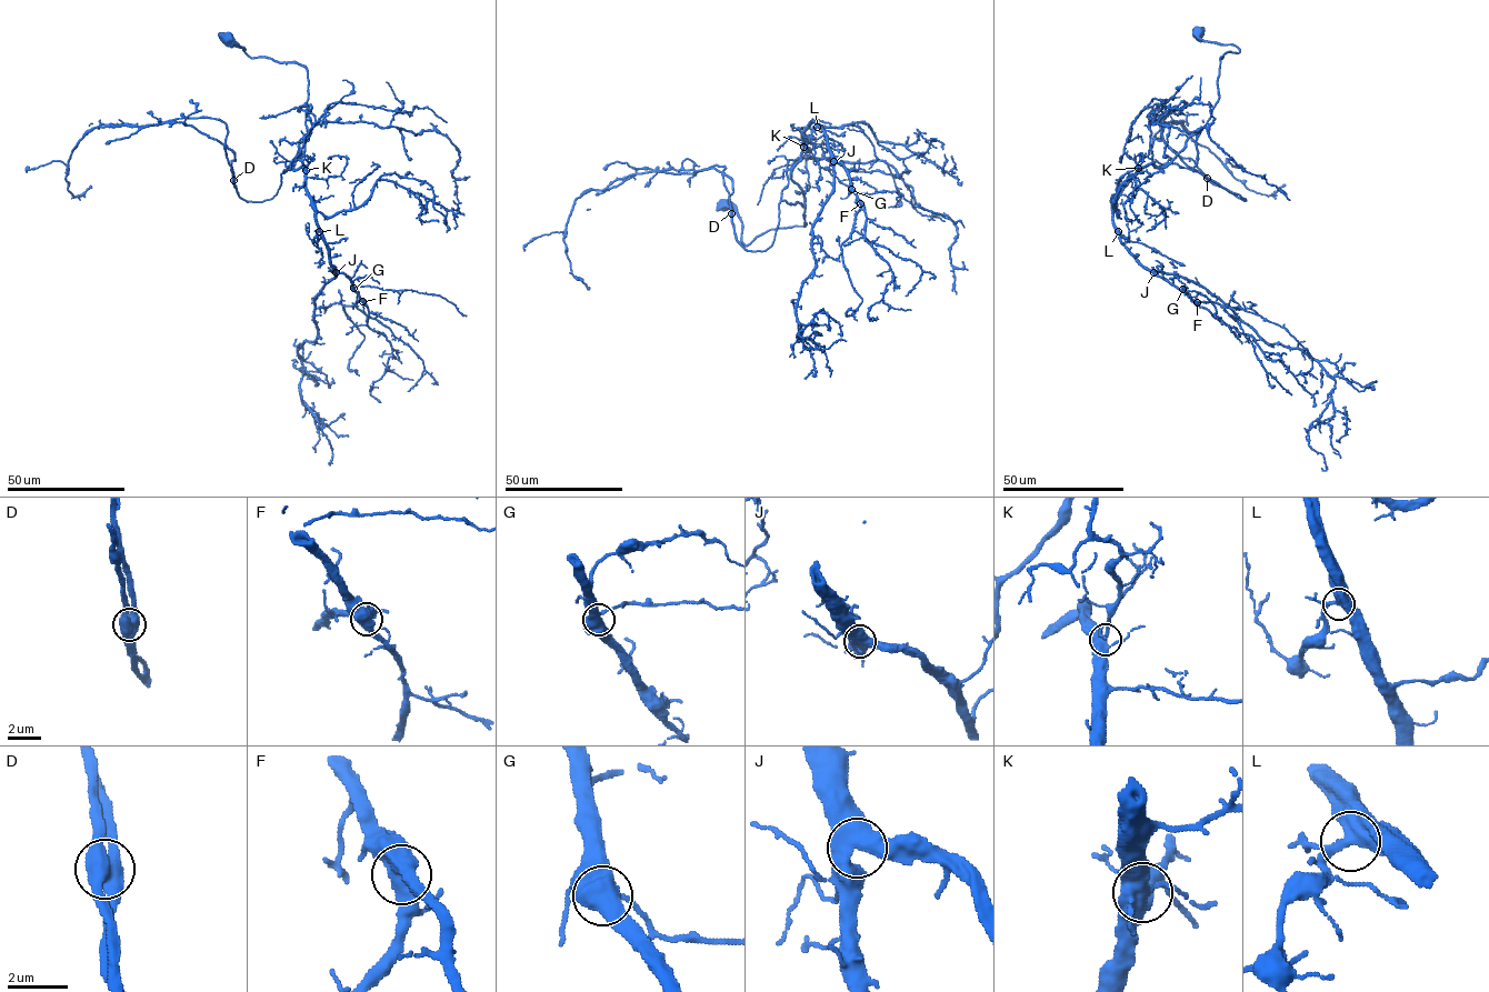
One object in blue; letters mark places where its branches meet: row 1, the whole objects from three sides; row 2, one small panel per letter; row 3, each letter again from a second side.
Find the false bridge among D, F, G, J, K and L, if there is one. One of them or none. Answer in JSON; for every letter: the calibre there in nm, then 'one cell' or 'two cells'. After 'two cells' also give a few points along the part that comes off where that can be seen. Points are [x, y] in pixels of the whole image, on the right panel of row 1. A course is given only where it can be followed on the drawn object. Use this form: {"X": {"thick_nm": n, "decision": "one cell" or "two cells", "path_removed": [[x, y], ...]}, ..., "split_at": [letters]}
{"D": {"thick_nm": 550, "decision": "two cells", "path_removed": [[1207, 178], [1191, 169], [1165, 142], [1158, 117], [1166, 114], [1161, 124], [1171, 121], [1202, 122]]}, "F": {"thick_nm": 550, "decision": "one cell"}, "G": {"thick_nm": 480, "decision": "one cell"}, "J": {"thick_nm": 500, "decision": "one cell"}, "K": {"thick_nm": 440, "decision": "one cell"}, "L": {"thick_nm": 440, "decision": "one cell"}, "split_at": ["D"]}

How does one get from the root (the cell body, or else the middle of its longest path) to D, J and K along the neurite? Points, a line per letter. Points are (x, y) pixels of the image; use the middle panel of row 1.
D: (725, 204), (746, 244), (806, 224), (805, 208), (782, 201), (772, 243), (748, 251), (731, 213)
J: (725, 204), (741, 221), (746, 244), (771, 229), (805, 226), (805, 197), (791, 173), (813, 121), (833, 161)
K: (725, 204), (741, 221), (741, 241), (746, 244), (771, 229), (805, 226), (802, 190), (791, 179), (803, 147)

